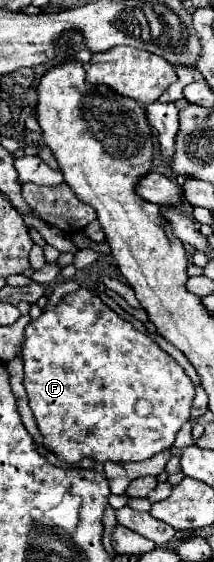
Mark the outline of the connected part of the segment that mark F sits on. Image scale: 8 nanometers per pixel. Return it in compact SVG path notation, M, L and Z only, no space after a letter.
M79 289L77 293L67 295L57 307L43 311L35 321L31 321L25 329L25 345L21 349L21 359L25 363L25 391L29 395L29 405L31 411L35 415L37 427L41 429L43 437L45 437L45 445L55 451L63 461L67 463L77 463L83 457L91 457L95 461L145 461L161 451L165 451L167 447L173 445L177 431L181 429L183 423L189 421L191 417L191 405L193 405L193 397L195 397L195 387L193 381L189 379L189 375L185 373L185 369L167 353L163 351L153 339L149 339L145 333L137 331L129 321L125 321L121 315L117 315L111 307L107 307L99 295L95 295L89 289Z

